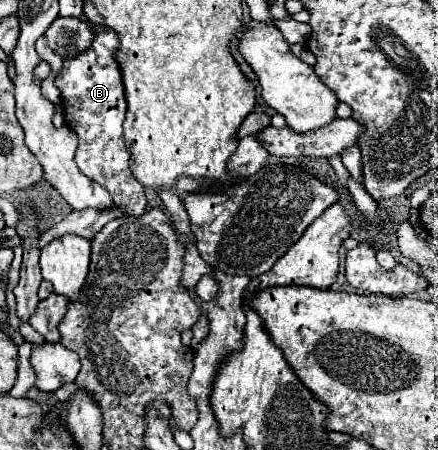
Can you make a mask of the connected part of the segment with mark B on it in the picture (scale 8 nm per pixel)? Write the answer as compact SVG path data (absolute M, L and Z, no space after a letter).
M91 22L87 24L95 32L91 46L77 56L65 56L63 68L55 78L55 84L61 90L65 122L79 138L75 162L79 170L83 170L91 180L99 182L111 194L115 206L125 208L123 212L127 216L143 216L143 210L147 210L145 190L129 170L129 152L121 134L127 100L123 92L123 74L119 74L119 62L115 56L119 38L115 32L111 32L111 28Z

